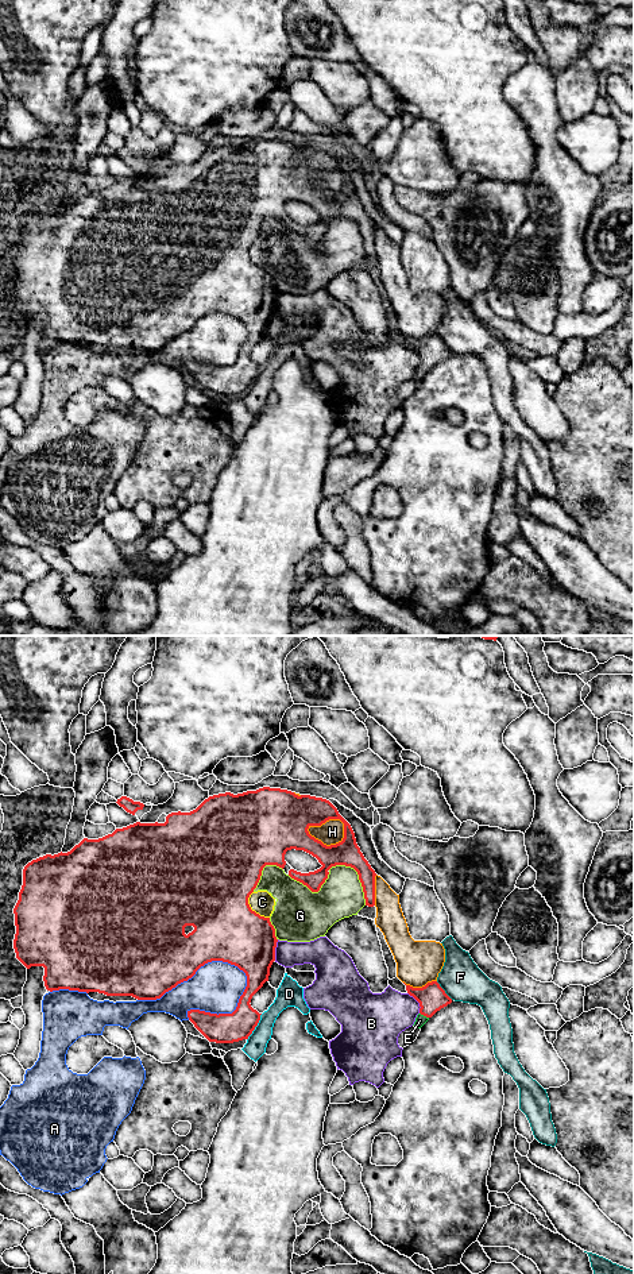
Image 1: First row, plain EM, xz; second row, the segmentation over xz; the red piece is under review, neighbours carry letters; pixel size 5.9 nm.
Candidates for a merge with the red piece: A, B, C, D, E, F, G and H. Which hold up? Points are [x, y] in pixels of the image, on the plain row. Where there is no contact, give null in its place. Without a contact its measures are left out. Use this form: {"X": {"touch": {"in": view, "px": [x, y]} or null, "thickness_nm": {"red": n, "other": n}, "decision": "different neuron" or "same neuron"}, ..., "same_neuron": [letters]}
{"A": {"touch": {"in": "xz", "px": [192, 328]}, "thickness_nm": {"red": 440, "other": 300}, "decision": "different neuron"}, "B": {"touch": {"in": "xz", "px": [418, 354]}, "thickness_nm": {"red": 170, "other": 300}, "decision": "different neuron"}, "C": {"touch": {"in": "xz", "px": [250, 261]}, "thickness_nm": {"red": 440, "other": 140}, "decision": "different neuron"}, "D": {"touch": {"in": "xz", "px": [255, 378]}, "thickness_nm": {"red": 180, "other": 120}, "decision": "different neuron"}, "E": {"touch": {"in": "xz", "px": [424, 367]}, "thickness_nm": {"red": 170, "other": 60}, "decision": "same neuron"}, "F": {"touch": {"in": "xz", "px": [444, 343]}, "thickness_nm": {"red": 170, "other": 240}, "decision": "different neuron"}, "G": {"touch": {"in": "xz", "px": [359, 228]}, "thickness_nm": {"red": 150, "other": 260}, "decision": "different neuron"}, "H": {"touch": {"in": "xz", "px": [325, 197]}, "thickness_nm": {"red": 240, "other": 140}, "decision": "different neuron"}, "same_neuron": ["E"]}

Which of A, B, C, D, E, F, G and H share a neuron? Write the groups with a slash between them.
A / B / C G / D / E / F / H

